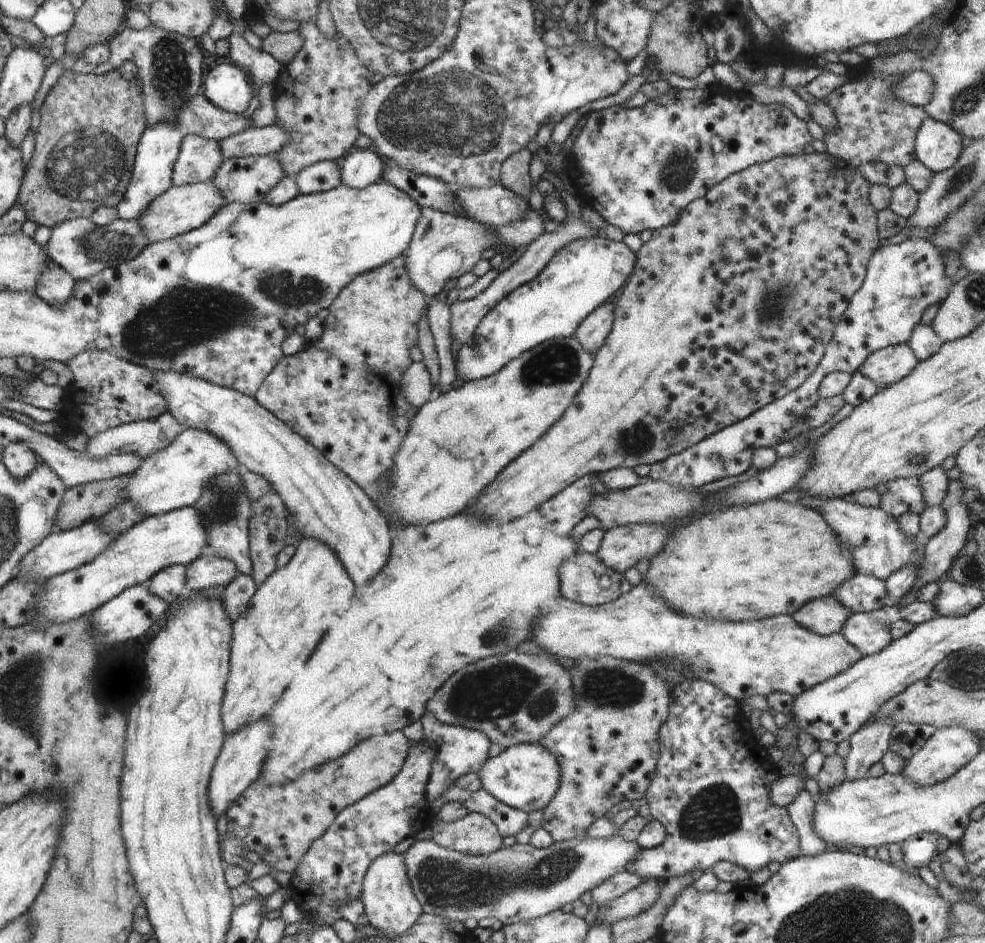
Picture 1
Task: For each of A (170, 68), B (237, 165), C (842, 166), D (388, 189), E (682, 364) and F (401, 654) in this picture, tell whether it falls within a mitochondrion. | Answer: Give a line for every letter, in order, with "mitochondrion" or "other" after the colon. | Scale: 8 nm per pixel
A: mitochondrion
B: other
C: other
D: other
E: other
F: other

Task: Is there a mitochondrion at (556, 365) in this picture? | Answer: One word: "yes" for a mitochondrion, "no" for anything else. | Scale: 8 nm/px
yes

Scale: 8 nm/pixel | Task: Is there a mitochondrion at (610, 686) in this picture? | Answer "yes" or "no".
yes

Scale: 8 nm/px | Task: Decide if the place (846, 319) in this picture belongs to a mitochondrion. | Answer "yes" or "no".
no

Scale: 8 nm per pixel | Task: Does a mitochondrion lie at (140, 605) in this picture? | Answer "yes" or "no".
no

